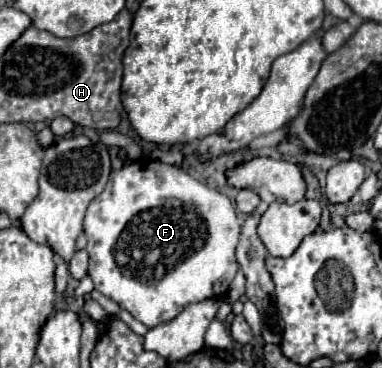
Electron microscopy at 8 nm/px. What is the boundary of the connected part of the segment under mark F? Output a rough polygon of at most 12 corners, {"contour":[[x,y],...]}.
{"contour":[[151,159],[87,209],[95,289],[149,329],[223,299],[229,197]]}

